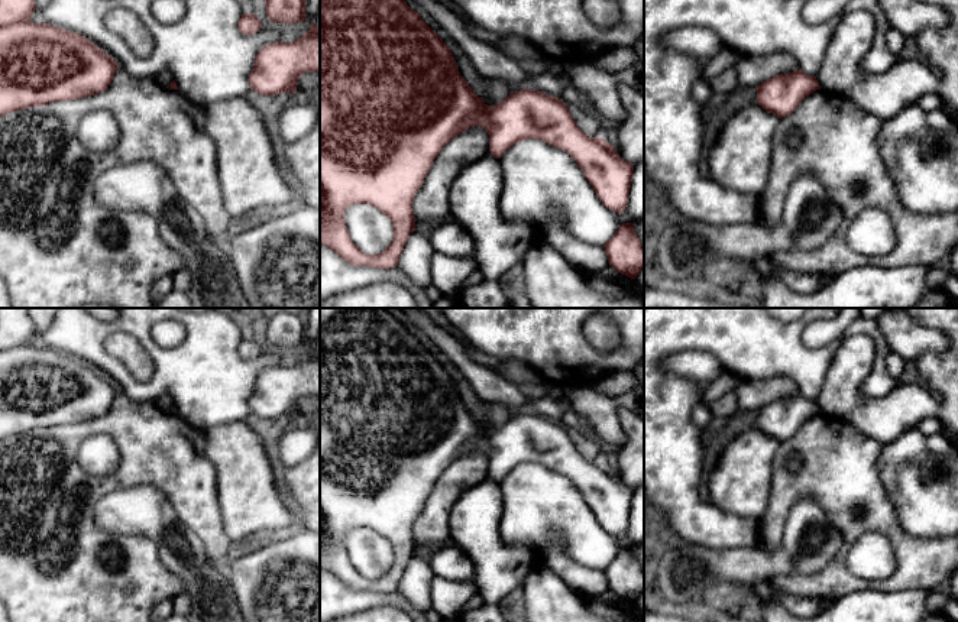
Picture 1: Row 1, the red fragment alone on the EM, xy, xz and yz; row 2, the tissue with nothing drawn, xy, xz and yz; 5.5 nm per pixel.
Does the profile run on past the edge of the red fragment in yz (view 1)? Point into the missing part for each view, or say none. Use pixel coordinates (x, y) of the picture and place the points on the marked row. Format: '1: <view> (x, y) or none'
1: none

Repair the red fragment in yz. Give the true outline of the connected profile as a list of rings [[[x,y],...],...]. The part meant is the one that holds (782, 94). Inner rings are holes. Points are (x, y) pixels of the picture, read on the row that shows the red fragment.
[[[800,68],[776,75],[757,87],[757,104],[779,119],[790,116],[805,97],[821,85],[816,77],[806,75]]]

